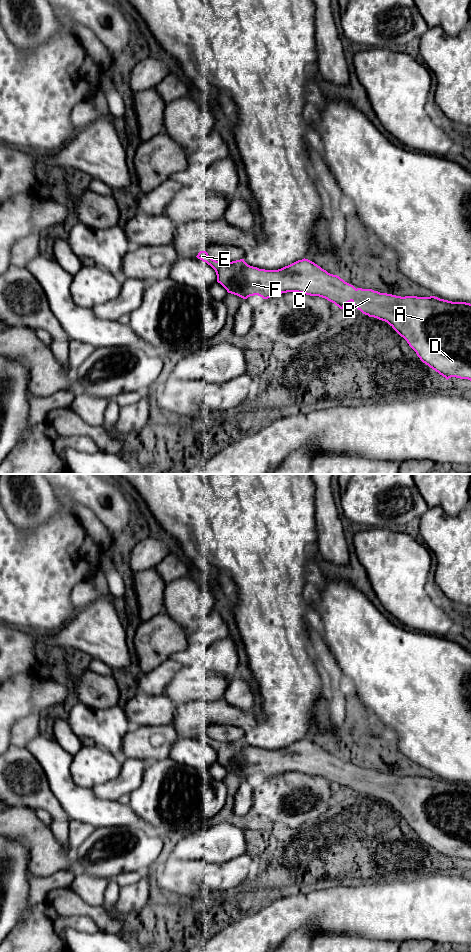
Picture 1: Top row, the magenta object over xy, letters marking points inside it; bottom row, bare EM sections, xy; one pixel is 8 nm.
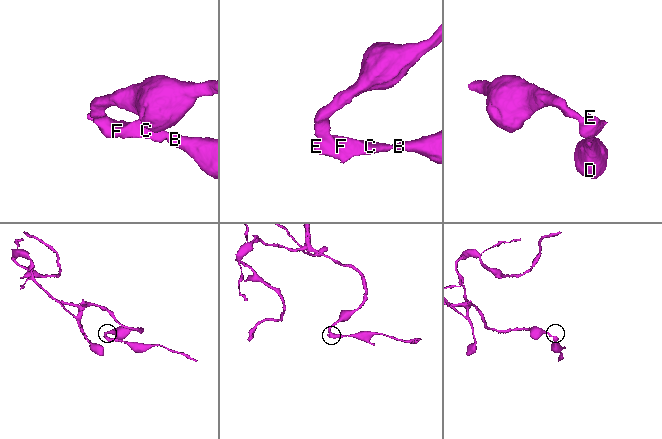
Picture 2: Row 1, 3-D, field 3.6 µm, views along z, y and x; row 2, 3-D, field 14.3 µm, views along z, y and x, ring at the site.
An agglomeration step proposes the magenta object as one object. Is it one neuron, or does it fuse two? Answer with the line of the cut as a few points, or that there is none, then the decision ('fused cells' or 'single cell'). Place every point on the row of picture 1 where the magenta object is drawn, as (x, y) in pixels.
cut none; single cell

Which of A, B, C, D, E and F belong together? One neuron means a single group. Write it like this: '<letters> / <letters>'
A B C D E F

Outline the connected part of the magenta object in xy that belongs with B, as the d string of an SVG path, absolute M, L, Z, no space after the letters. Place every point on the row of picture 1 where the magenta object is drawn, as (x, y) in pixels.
M200 251L196 256L198 259L206 262L216 272L217 282L220 283L228 293L237 295L243 299L258 295L263 299L287 292L298 292L310 296L319 296L334 303L340 309L352 302L354 307L369 317L374 317L387 322L401 337L403 337L409 346L416 352L420 360L430 368L438 372L447 380L451 377L468 379L471 381L471 304L466 302L452 302L440 299L435 296L417 297L417 296L396 296L387 293L380 293L372 289L355 288L353 285L345 282L337 275L328 273L320 266L308 259L298 260L288 266L278 270L259 269L248 265L244 259L232 262L220 262L212 259L206 251Z

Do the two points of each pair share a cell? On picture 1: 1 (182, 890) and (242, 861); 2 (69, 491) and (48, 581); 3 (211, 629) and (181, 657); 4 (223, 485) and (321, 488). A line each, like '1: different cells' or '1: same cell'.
1: same cell
2: same cell
3: same cell
4: different cells

